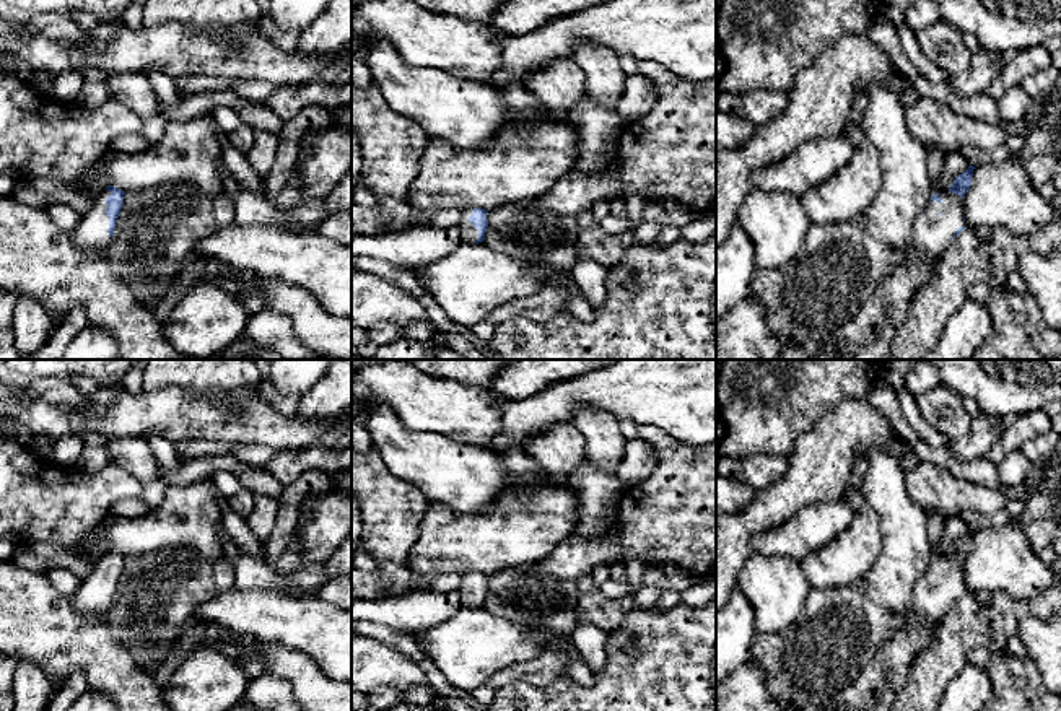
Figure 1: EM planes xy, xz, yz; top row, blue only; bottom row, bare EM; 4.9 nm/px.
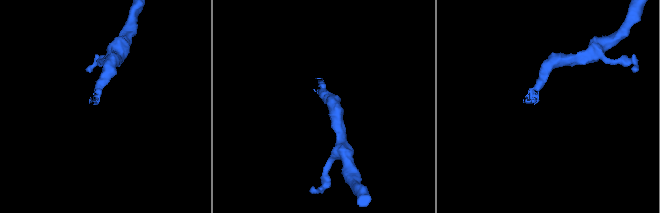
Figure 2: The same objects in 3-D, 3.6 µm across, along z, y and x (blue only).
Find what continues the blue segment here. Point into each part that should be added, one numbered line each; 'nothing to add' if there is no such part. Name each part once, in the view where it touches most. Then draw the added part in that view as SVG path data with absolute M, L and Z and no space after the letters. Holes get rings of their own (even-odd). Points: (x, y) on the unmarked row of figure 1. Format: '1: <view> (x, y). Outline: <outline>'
1: xy (91, 597). Outline: M103 553L96 560L93 573L81 579L80 587L70 595L73 607L83 615L106 613L111 607L109 581L106 579L106 563L111 560L107 553Z

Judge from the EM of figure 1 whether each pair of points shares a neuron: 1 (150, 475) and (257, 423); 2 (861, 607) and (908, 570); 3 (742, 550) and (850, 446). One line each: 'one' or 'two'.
1: two
2: one
3: one

